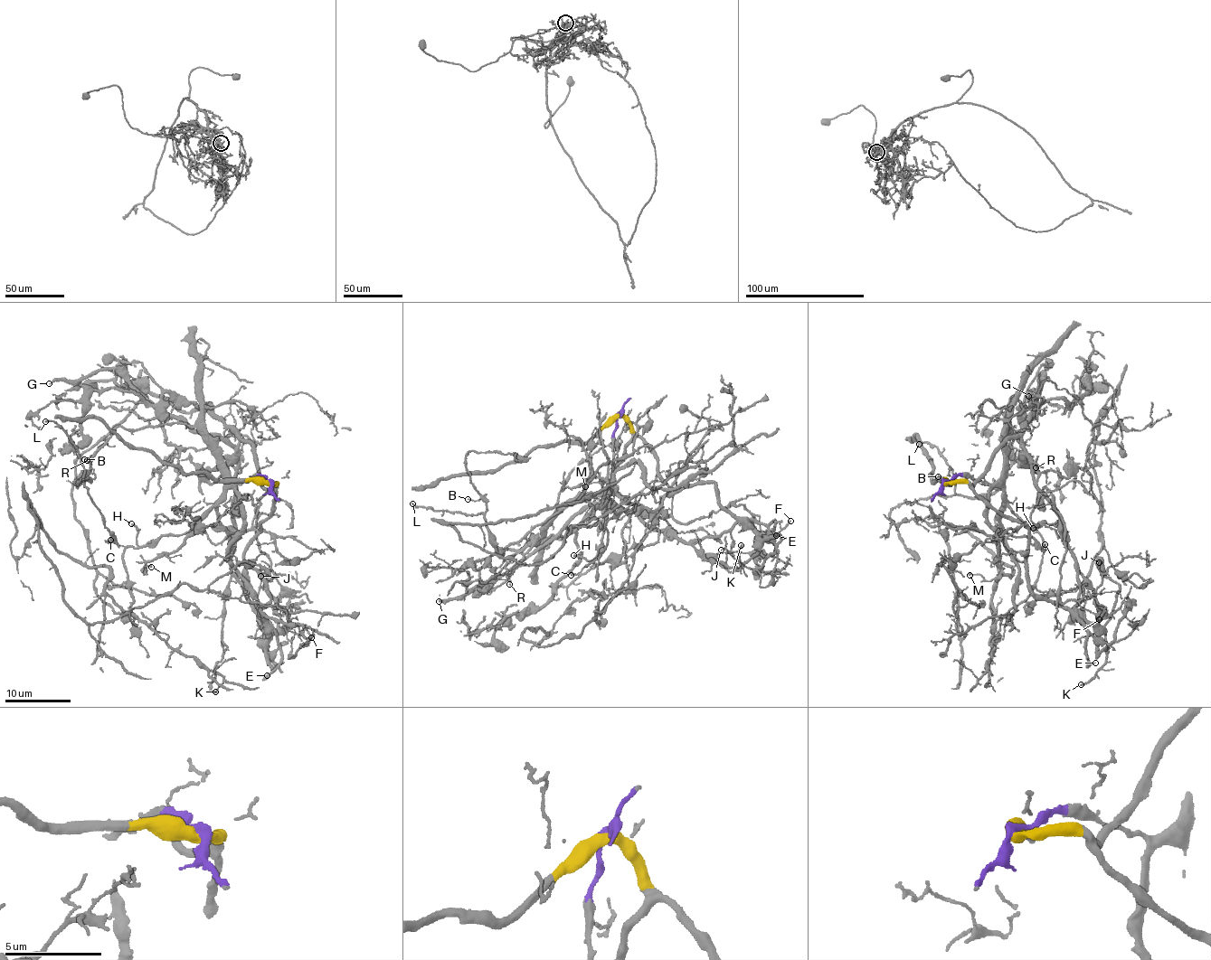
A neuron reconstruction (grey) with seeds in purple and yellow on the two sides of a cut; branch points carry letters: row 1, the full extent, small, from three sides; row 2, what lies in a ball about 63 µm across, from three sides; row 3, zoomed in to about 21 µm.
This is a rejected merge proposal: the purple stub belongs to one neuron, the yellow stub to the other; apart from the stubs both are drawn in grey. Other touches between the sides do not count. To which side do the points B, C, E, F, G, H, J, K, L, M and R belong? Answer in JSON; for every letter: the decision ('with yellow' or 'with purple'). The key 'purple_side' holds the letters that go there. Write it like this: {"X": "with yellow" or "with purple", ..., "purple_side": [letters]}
{"B": "with purple", "C": "with purple", "E": "with yellow", "F": "with yellow", "G": "with yellow", "H": "with purple", "J": "with yellow", "K": "with yellow", "L": "with purple", "M": "with purple", "R": "with purple", "purple_side": ["B", "C", "H", "L", "M", "R"]}

